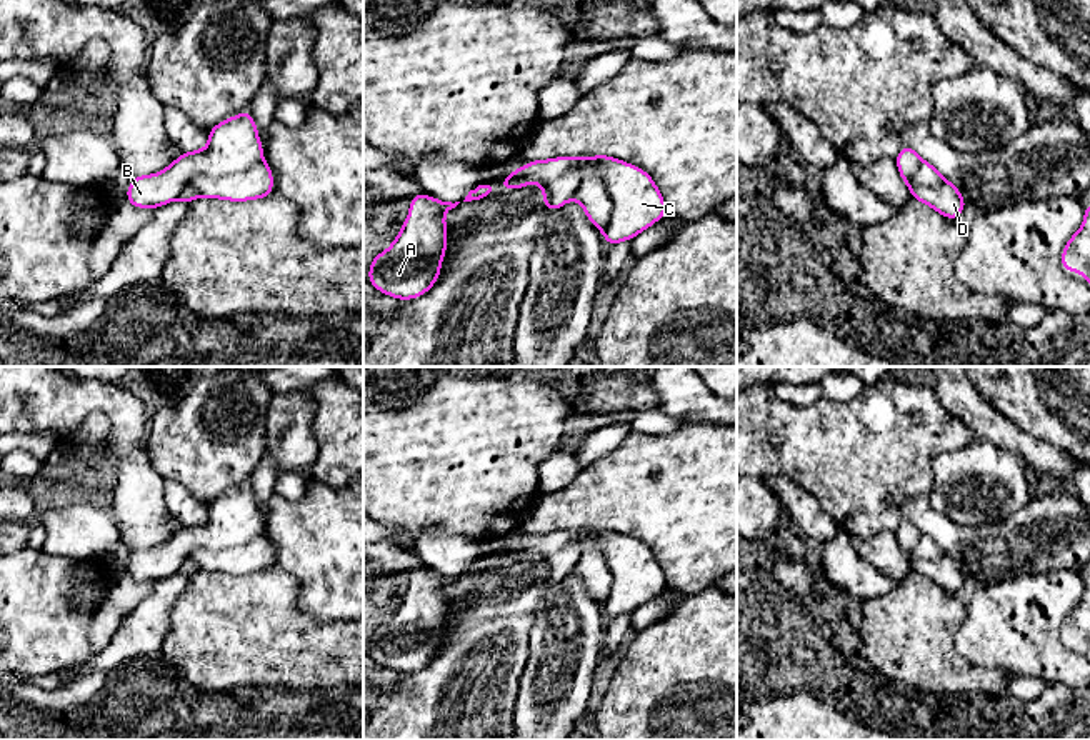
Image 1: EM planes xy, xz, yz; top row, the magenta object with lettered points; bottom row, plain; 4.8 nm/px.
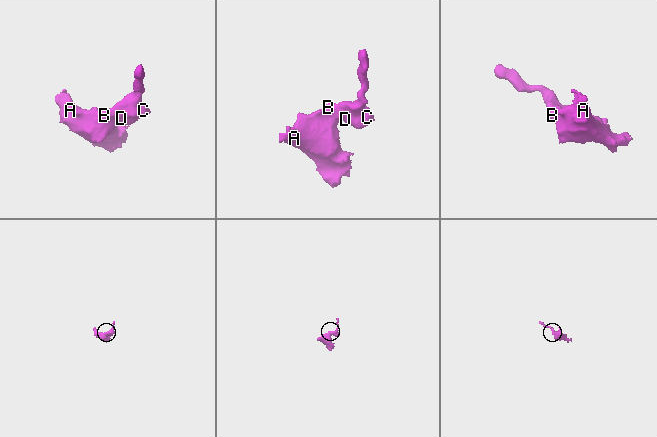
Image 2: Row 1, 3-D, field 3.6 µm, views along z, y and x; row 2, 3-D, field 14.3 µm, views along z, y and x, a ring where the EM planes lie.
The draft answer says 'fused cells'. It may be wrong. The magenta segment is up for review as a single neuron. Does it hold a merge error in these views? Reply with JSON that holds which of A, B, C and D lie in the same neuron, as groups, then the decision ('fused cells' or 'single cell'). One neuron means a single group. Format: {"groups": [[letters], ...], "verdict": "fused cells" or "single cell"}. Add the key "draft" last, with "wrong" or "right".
{"groups": [["A", "B", "D"], ["C"]], "verdict": "fused cells", "draft": "right"}

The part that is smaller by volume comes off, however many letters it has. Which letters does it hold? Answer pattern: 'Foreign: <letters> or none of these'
Foreign: C

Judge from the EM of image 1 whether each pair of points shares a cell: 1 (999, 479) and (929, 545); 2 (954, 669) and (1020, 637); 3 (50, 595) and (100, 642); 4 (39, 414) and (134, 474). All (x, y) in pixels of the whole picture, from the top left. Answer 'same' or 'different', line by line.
1: same
2: different
3: different
4: same

